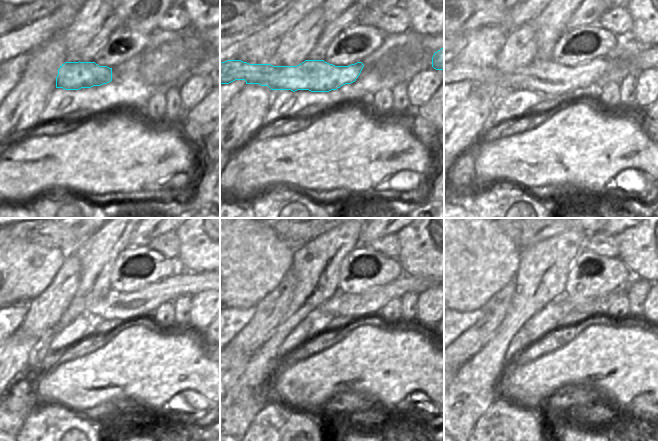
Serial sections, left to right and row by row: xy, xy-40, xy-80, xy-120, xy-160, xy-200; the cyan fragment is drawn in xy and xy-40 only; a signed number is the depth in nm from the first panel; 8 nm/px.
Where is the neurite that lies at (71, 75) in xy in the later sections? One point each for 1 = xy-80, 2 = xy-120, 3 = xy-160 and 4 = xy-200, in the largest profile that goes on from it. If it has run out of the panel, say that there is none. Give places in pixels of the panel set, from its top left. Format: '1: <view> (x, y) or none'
1: xy-80 (546, 76)
2: xy-120 (115, 304)
3: xy-160 (355, 306)
4: xy-200 (599, 305)

